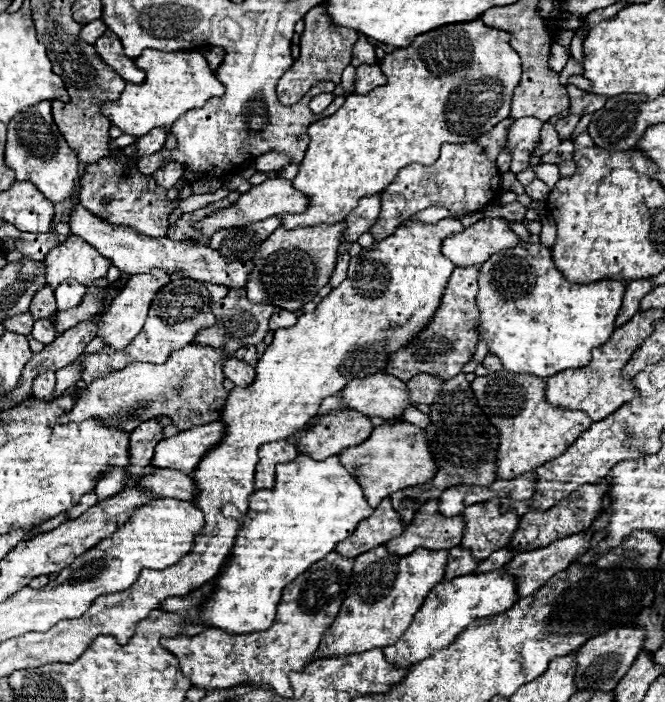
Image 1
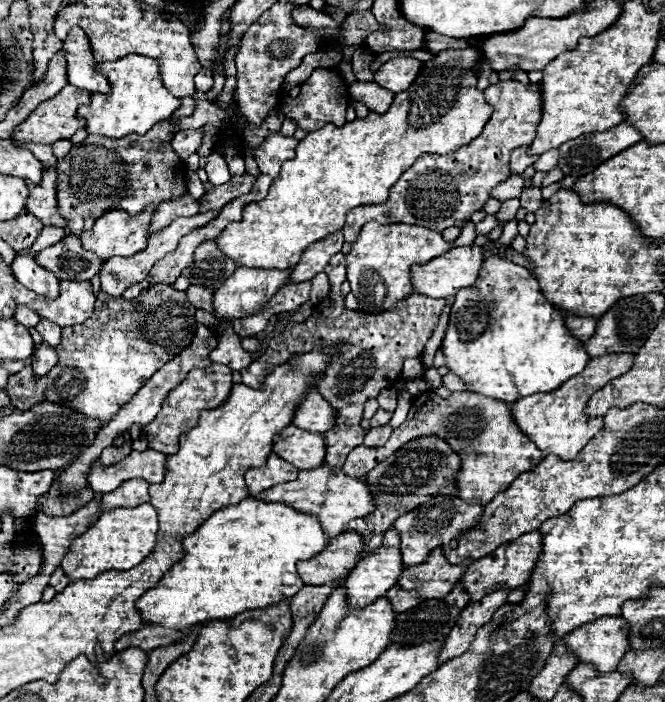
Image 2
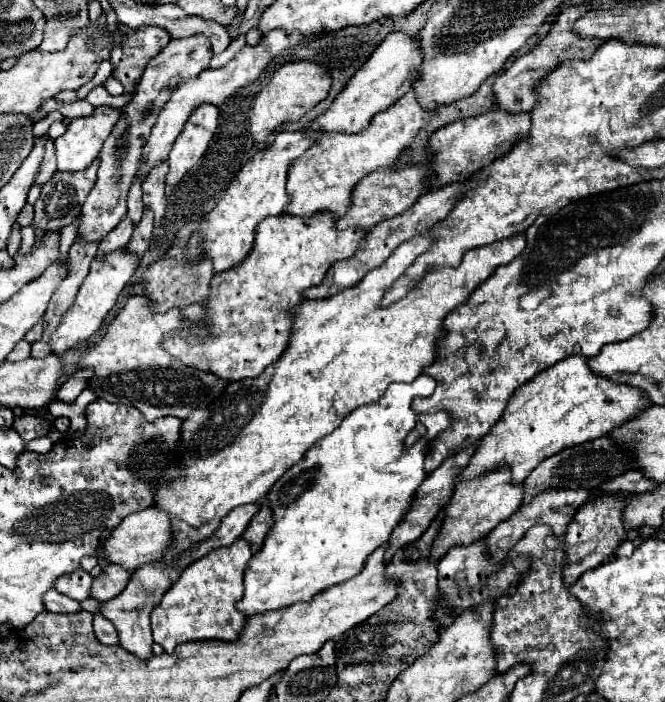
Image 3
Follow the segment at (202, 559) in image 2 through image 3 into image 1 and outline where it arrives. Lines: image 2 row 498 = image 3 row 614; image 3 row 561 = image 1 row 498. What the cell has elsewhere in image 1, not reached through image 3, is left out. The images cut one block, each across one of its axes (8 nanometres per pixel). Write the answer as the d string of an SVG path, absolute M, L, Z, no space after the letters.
M300 454L292 462L278 464L276 486L270 490L256 490L250 496L250 510L244 518L244 524L238 532L238 538L230 552L230 558L220 570L220 580L216 590L206 600L202 608L204 622L212 628L226 630L228 634L248 634L270 628L274 624L276 608L286 584L290 584L298 574L302 574L310 564L322 560L330 554L338 542L348 538L360 520L368 518L374 508L364 498L364 490L354 480L354 474L342 466L338 456L330 456L322 462L312 460L306 454Z

